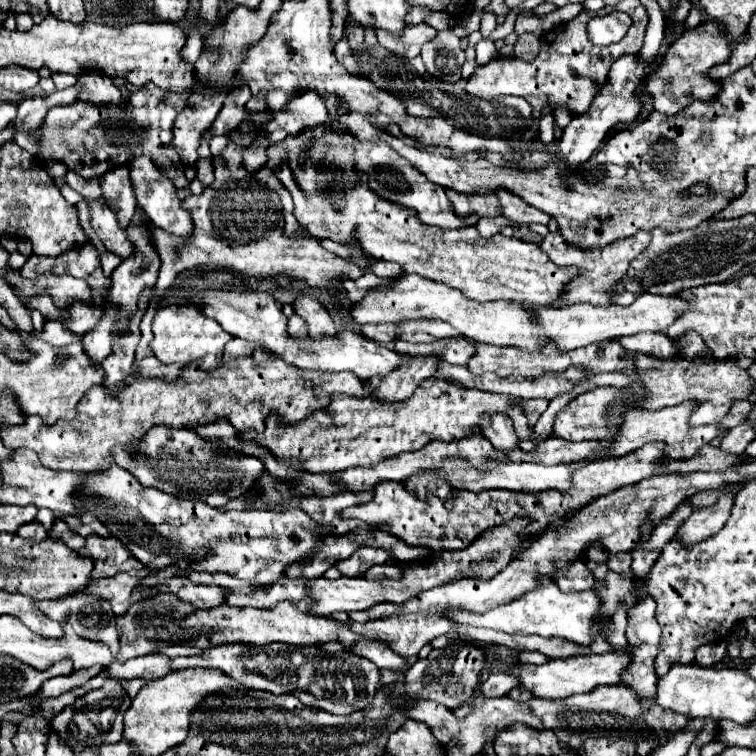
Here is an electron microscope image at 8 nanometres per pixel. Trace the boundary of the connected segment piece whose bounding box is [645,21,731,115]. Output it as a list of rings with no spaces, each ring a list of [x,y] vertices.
[[[703,21],[695,29],[687,29],[665,53],[661,67],[647,79],[647,93],[653,99],[653,107],[663,115],[677,115],[693,101],[711,103],[719,91],[715,89],[715,81],[709,79],[709,69],[713,65],[725,63],[731,55],[729,41],[721,33],[723,29],[715,21]]]

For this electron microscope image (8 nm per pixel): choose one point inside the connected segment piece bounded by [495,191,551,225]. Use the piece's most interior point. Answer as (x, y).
(513, 208)

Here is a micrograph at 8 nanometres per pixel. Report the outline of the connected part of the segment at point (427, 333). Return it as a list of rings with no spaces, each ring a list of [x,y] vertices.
[[[407,319],[405,323],[399,323],[397,337],[413,343],[431,343],[447,337],[447,323],[437,319]]]

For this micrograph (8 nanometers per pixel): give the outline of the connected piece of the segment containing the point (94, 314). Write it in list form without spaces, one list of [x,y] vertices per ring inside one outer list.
[[[75,303],[71,309],[71,319],[69,321],[63,321],[67,329],[71,329],[75,335],[85,335],[89,333],[101,319],[103,315],[103,307],[99,303],[95,305],[81,305],[81,303]]]

